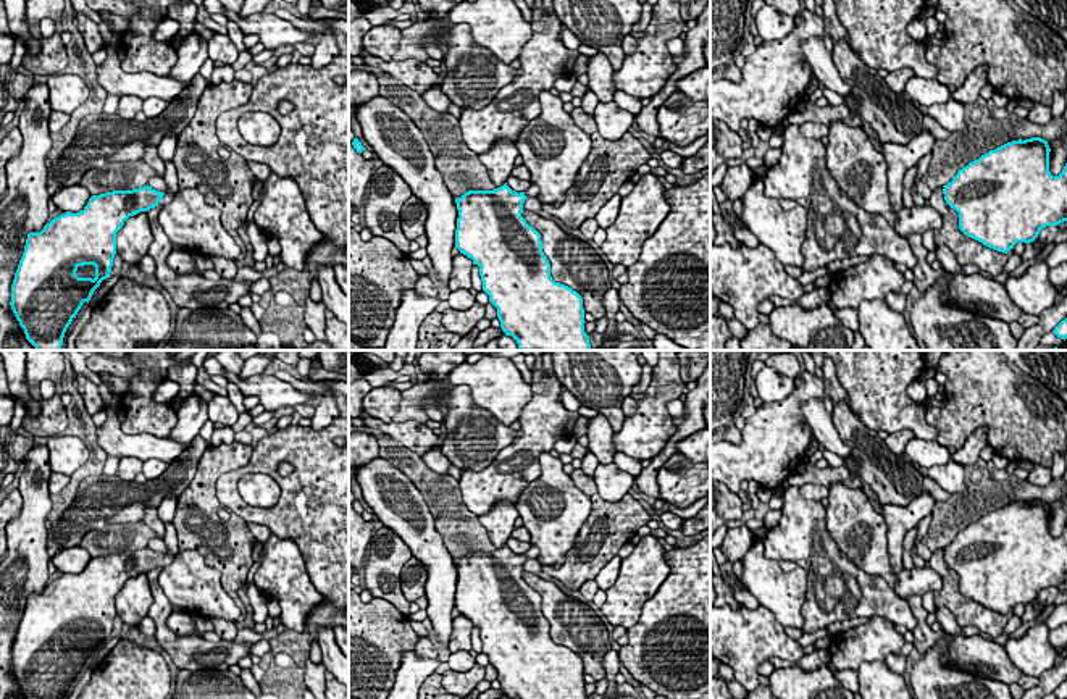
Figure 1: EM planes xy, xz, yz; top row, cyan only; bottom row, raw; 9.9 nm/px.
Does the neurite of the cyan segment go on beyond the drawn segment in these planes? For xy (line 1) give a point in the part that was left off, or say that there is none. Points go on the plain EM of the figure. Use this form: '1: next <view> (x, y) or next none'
1: next xy (170, 533)

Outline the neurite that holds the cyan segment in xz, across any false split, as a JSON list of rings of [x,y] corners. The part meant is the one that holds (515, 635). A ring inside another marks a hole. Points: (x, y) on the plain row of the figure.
[[[507,544],[494,552],[465,554],[455,560],[458,571],[455,609],[479,628],[483,652],[497,670],[505,697],[589,699],[584,694],[583,659],[552,641],[541,596],[521,578],[525,562],[538,555],[538,547],[531,546],[526,554],[518,555]]]

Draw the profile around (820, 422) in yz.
[[[805,400],[802,402],[801,408],[818,444],[826,450],[839,455],[843,460],[849,458],[851,449],[843,442],[841,433],[836,431],[831,415],[826,412],[823,400]]]

